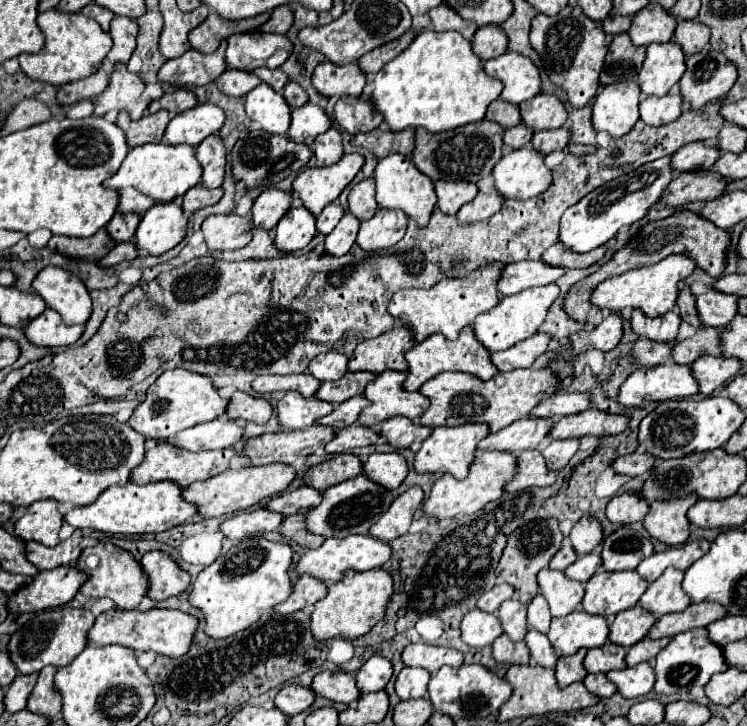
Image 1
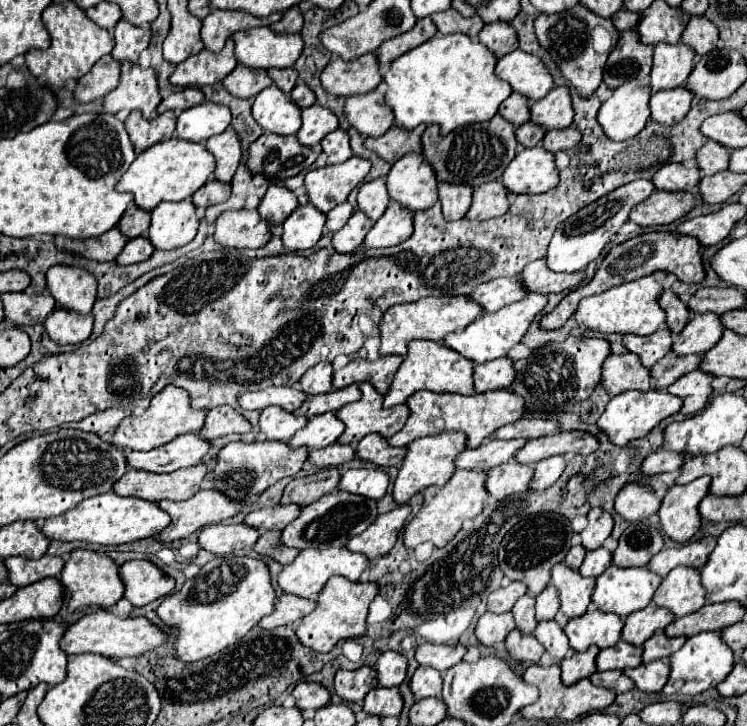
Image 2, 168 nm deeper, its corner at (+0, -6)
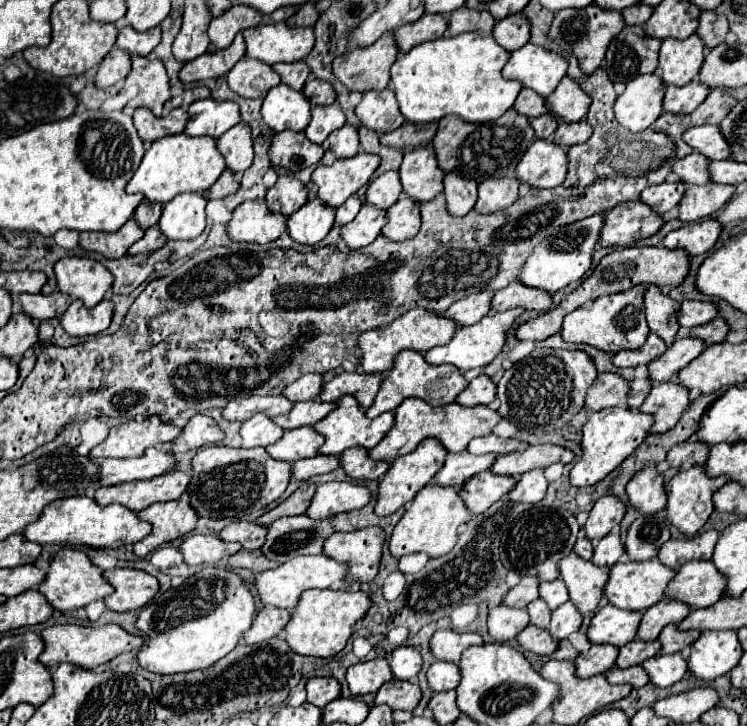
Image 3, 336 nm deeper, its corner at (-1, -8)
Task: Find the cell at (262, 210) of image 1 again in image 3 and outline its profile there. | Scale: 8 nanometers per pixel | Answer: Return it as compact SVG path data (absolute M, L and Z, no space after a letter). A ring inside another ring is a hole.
M281 175L275 187L267 191L265 201L269 211L289 217L307 203L307 187L291 175Z

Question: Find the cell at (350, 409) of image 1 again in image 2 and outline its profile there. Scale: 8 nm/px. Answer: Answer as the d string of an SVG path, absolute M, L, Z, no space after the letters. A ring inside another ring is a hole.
M334 413L316 415L316 417L308 419L306 427L300 429L288 441L288 447L292 447L292 449L296 449L296 447L322 449L322 447L336 443L336 439L340 437L342 431L344 431L344 423L340 423L340 419L336 419Z

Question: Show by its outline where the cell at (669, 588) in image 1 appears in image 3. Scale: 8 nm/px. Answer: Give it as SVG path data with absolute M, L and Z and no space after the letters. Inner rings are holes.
M689 561L669 581L665 597L687 603L691 609L709 607L723 597L725 579L711 561Z

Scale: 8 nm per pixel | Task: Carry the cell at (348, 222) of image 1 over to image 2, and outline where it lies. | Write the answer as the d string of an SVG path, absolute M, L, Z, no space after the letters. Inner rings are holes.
M354 211L352 217L348 219L348 223L338 231L334 233L332 237L332 245L338 253L350 253L354 251L358 245L362 245L366 233L370 231L374 223L362 213L362 211Z

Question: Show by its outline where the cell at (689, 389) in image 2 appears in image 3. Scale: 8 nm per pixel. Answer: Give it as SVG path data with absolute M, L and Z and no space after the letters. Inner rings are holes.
M667 381L661 385L653 385L651 393L641 405L641 411L655 415L651 433L665 433L677 425L679 417L689 409L689 405L689 389L677 385L677 381Z

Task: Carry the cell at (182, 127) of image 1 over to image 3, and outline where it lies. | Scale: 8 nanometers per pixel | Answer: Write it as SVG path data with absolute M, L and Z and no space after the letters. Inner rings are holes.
M201 99L189 105L189 121L185 127L187 135L209 135L213 139L221 137L233 125L241 121L239 105L233 101Z

